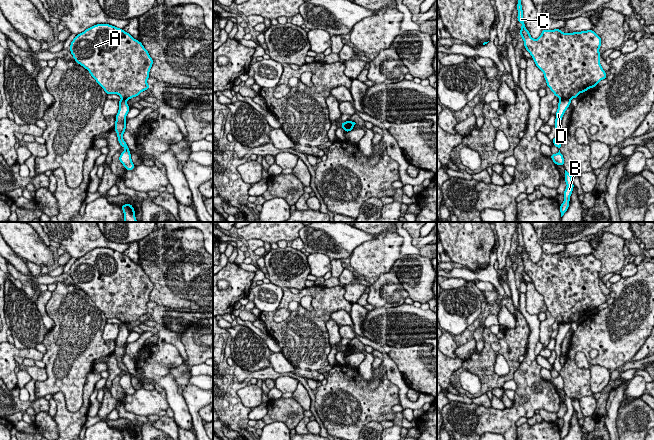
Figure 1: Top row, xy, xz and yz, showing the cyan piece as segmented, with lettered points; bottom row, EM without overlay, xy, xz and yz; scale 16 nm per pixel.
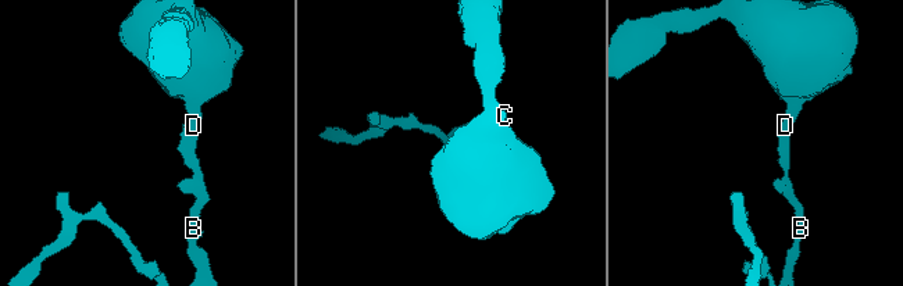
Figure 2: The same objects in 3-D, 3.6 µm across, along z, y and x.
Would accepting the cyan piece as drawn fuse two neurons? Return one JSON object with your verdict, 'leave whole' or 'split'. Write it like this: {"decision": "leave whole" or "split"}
{"decision": "split"}

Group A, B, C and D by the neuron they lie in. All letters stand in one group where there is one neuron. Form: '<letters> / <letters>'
A C / B D

